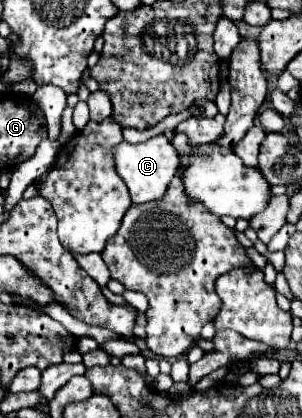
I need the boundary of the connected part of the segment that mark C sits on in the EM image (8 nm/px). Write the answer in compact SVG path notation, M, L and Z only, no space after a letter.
M157 135L135 145L123 141L121 145L117 145L117 149L113 149L113 157L115 157L115 169L119 177L125 181L133 203L147 203L161 199L167 191L167 185L171 183L171 179L179 169L177 149L165 135Z

